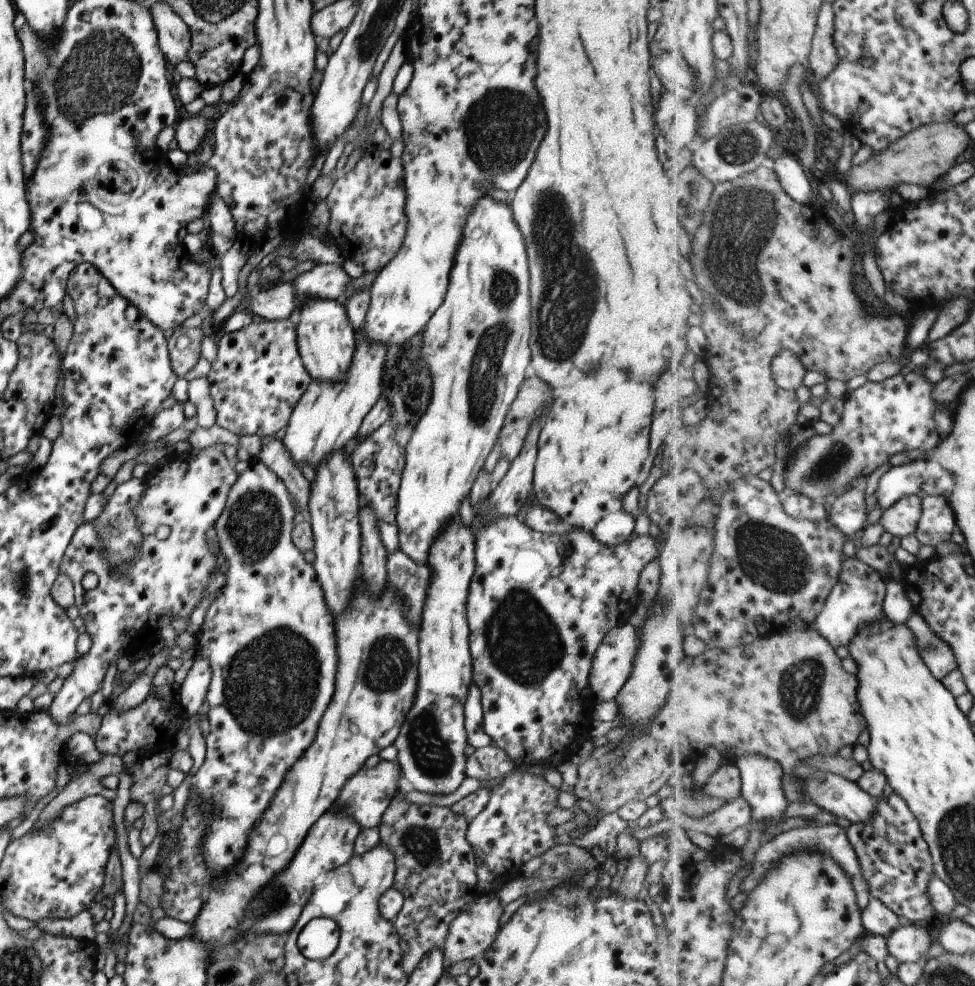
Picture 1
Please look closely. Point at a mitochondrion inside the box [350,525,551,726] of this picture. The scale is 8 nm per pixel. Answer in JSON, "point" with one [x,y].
{"point":[386,664]}

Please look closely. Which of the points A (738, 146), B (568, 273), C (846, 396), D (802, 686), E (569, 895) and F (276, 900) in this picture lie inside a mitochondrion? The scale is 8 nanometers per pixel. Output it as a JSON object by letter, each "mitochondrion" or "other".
{"A":"mitochondrion","B":"mitochondrion","C":"other","D":"mitochondrion","E":"other","F":"mitochondrion"}

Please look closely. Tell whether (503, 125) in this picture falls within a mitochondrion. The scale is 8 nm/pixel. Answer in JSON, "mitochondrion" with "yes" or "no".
{"mitochondrion":"yes"}

